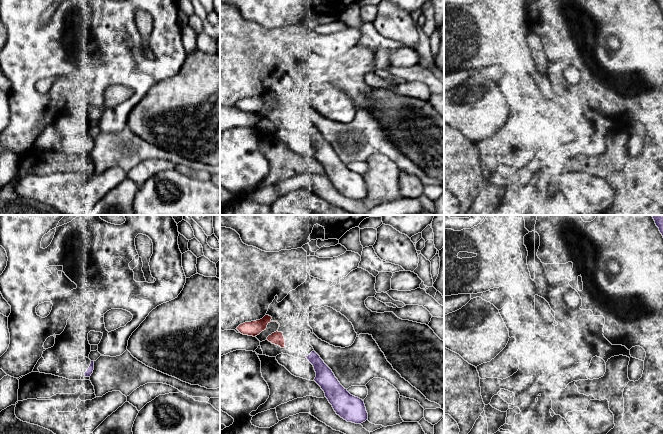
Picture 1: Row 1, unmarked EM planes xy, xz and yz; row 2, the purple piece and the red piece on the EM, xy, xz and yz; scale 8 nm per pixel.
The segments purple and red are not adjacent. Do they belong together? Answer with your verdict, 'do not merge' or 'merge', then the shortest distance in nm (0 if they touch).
merge | 190 nm

